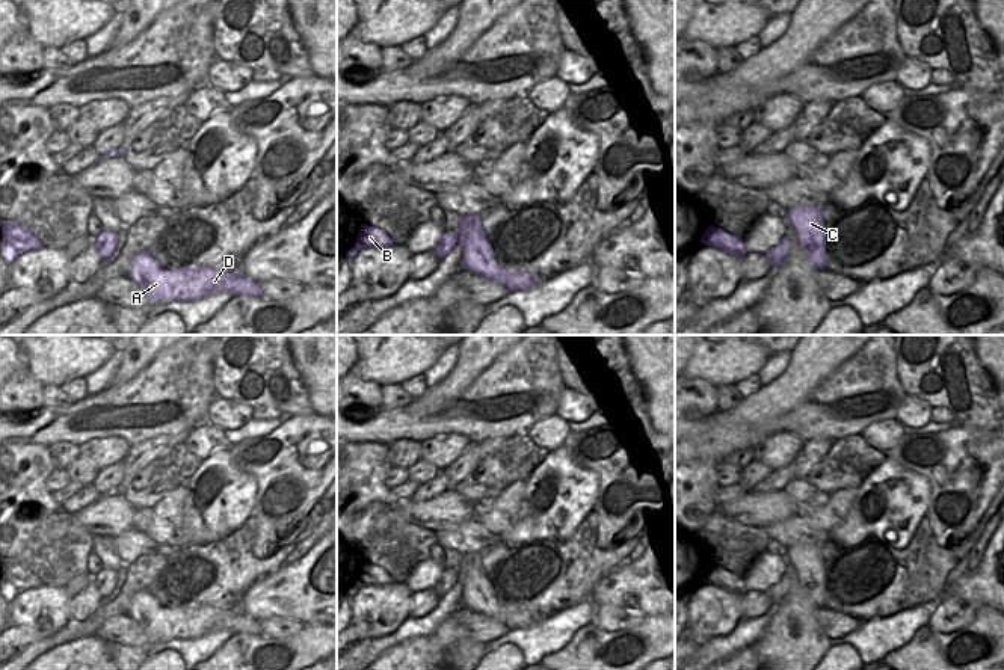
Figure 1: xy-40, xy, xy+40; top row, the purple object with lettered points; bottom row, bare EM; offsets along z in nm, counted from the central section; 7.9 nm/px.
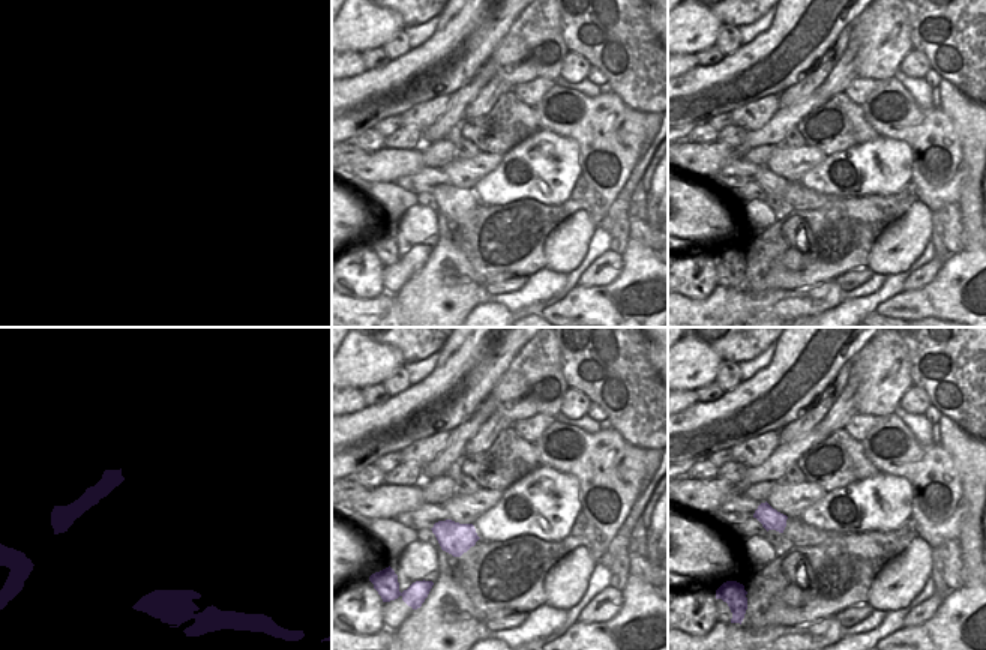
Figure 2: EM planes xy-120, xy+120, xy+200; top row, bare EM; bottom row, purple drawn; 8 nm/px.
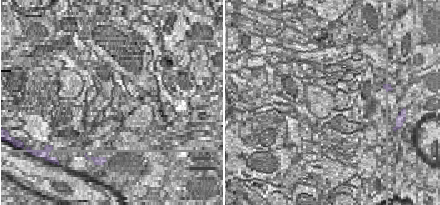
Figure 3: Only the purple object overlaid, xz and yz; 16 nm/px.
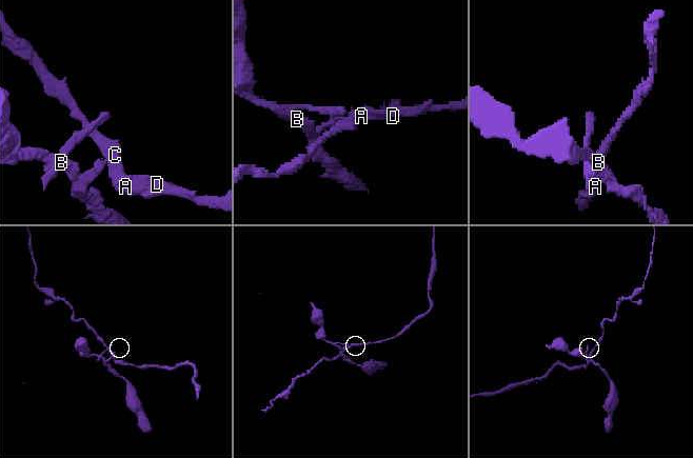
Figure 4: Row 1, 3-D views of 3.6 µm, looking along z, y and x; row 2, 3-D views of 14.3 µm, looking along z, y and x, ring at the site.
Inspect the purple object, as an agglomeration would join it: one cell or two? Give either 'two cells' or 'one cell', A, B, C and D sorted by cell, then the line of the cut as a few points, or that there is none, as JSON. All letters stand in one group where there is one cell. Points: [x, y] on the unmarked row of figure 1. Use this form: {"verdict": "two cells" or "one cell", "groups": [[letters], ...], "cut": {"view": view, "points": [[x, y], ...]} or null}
{"verdict": "two cells", "groups": [["A", "C", "D"], ["B"]], "cut": {"view": "xy", "points": [[458, 568], [459, 574]]}}

